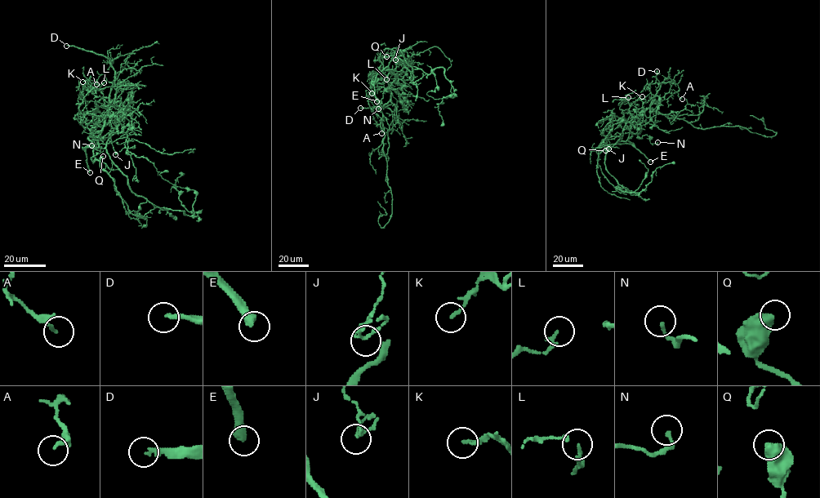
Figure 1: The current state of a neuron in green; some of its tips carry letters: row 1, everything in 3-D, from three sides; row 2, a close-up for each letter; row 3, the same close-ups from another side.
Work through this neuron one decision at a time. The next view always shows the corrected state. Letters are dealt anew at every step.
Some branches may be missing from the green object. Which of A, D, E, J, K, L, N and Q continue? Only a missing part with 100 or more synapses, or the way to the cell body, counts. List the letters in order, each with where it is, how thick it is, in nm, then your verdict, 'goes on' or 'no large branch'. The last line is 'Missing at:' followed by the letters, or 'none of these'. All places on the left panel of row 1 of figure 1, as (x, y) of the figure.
A: (96, 84) | 150 nm | no large branch
D: (66, 46) | 240 nm | goes on
E: (90, 172) | 420 nm | goes on
J: (115, 154) | 120 nm | no large branch
K: (82, 82) | 100 nm | no large branch
L: (104, 82) | 180 nm | no large branch
N: (91, 145) | 160 nm | no large branch
Q: (103, 156) | 550 nm | no large branch
Missing at: D, E

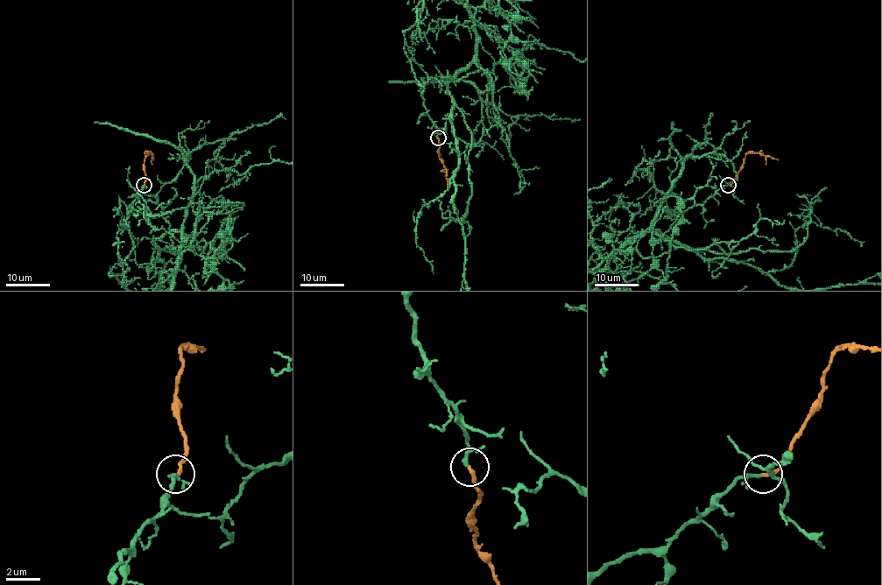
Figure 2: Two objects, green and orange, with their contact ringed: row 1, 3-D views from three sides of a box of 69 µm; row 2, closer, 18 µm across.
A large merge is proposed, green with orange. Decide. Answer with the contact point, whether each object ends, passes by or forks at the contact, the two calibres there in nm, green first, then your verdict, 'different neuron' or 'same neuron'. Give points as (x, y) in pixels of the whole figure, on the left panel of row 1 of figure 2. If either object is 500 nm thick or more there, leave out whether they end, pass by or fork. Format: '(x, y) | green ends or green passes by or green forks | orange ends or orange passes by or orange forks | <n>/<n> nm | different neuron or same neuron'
(144, 185) | green passes by | orange ends | 160/240 nm | same neuron

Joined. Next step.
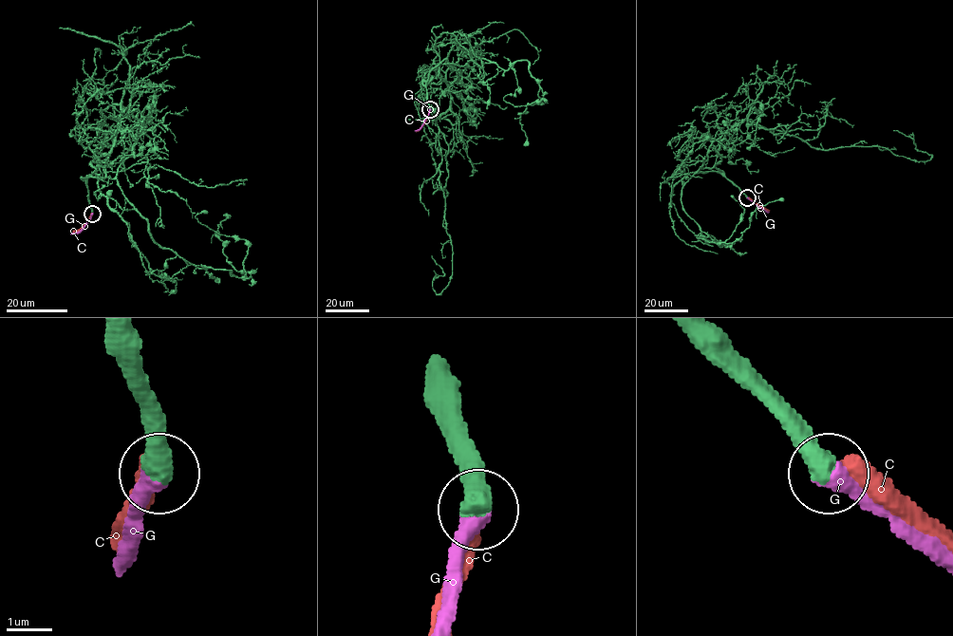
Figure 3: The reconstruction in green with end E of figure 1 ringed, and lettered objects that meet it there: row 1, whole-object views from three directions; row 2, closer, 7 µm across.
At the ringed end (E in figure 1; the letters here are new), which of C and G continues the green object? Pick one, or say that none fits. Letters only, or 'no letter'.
G

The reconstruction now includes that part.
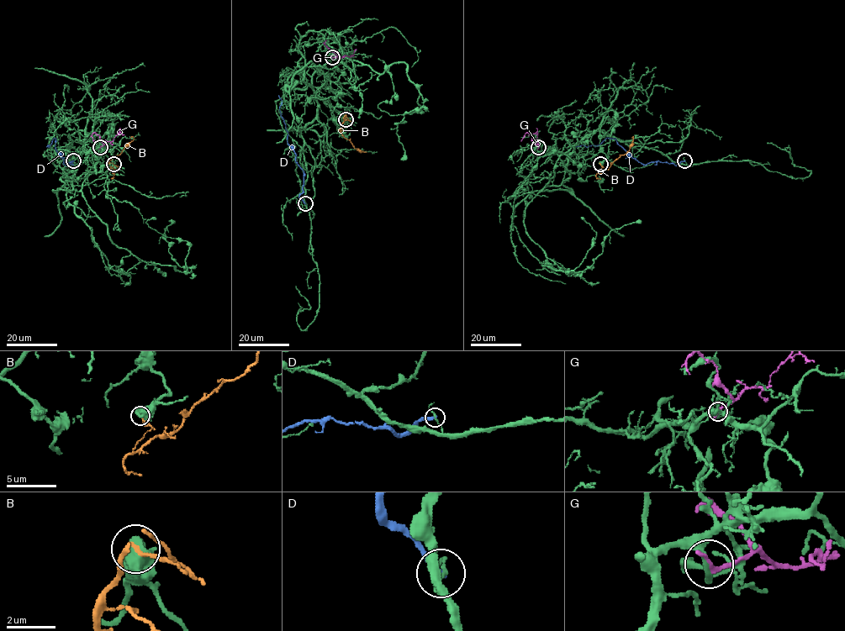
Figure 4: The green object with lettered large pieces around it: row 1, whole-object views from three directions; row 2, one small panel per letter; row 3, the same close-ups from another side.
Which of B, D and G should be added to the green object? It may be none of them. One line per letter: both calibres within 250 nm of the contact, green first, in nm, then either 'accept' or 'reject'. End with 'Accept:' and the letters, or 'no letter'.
B: 850 nm thick on the green side, 150 nm on the other; reject
D: 120 nm thick on the green side, 220 nm on the other; reject
G: 280 nm thick on the green side, 180 nm on the other; reject
Accept: no letter

